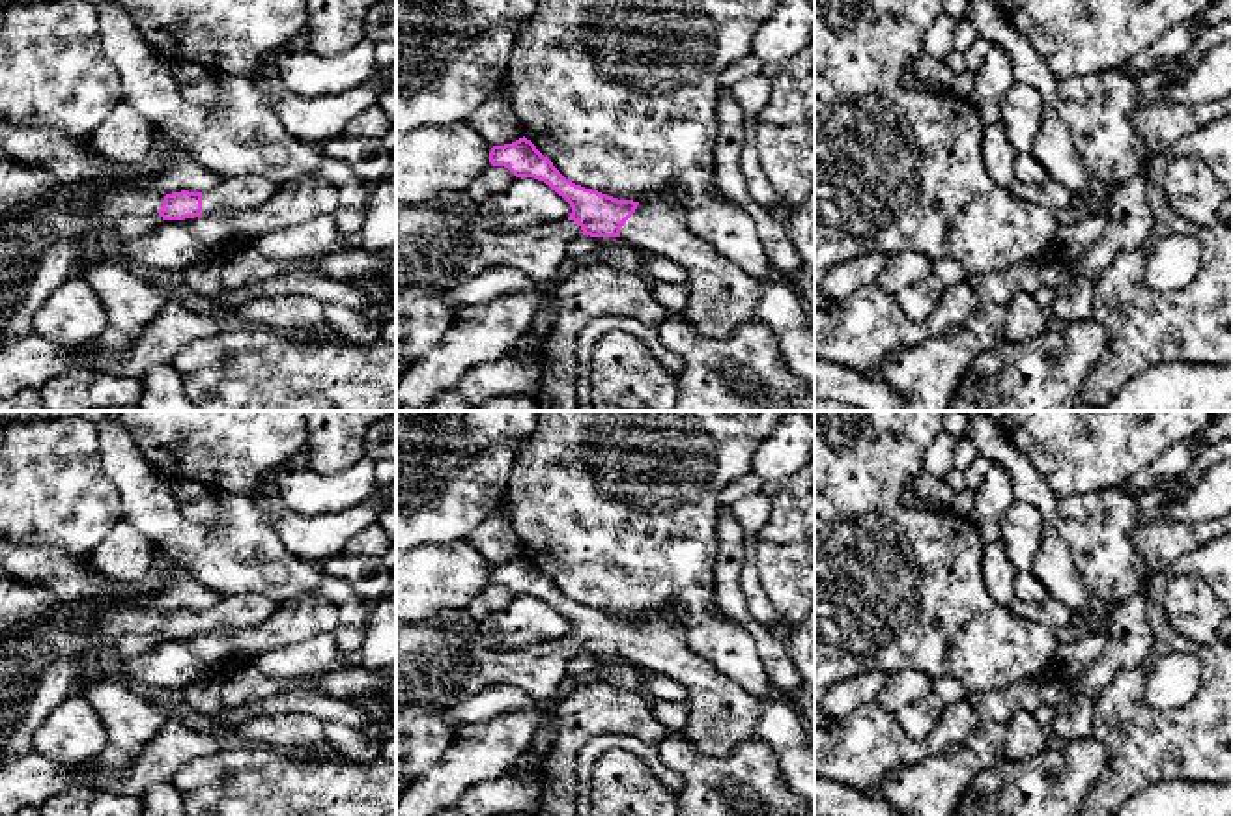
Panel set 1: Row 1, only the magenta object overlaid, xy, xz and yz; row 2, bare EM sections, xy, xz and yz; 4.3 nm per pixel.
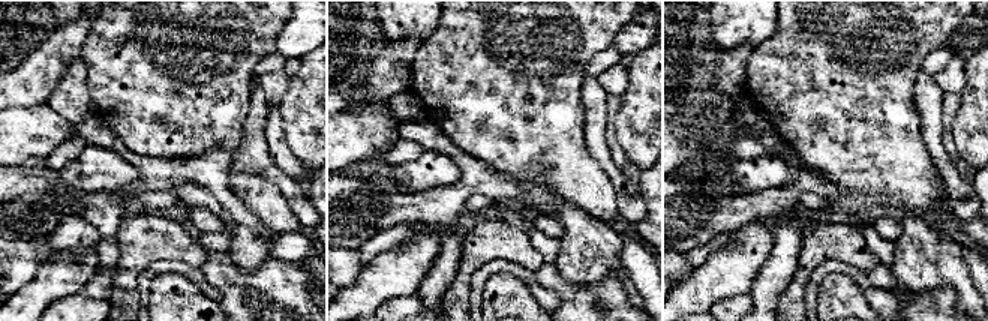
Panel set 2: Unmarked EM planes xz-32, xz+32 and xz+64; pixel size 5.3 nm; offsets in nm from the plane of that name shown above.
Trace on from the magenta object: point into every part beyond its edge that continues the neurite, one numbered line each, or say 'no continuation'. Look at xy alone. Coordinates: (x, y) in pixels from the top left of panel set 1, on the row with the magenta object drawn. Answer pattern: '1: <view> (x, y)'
1: xy (243, 193)
2: xy (141, 202)

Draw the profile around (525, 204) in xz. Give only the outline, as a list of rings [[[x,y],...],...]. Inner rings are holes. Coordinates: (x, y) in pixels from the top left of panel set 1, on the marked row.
[[[516,177],[512,185],[476,204],[478,224],[493,232],[521,232],[559,224],[570,217],[570,204],[534,177]]]

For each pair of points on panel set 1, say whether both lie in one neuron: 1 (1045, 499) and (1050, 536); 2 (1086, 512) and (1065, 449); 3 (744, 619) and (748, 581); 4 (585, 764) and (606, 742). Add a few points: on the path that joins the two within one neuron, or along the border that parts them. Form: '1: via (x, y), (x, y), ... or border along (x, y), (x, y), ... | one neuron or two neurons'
1: via (1047, 508), (1050, 527) | one neuron
2: border along (1118, 486), (1069, 493), (1058, 499) | two neurons
3: border along (742, 559), (740, 590), (746, 605), (772, 632) | two neurons
4: via (587, 759), (600, 745) | one neuron

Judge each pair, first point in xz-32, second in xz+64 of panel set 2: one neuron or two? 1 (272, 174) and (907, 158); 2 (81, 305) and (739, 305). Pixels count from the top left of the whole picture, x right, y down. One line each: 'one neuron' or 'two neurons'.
1: two neurons
2: one neuron

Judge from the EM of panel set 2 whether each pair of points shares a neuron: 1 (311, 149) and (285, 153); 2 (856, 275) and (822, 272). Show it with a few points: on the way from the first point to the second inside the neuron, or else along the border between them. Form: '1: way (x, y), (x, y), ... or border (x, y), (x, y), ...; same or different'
1: border (281, 119), (287, 144), (309, 171); different
2: way (847, 270), (831, 269); same

